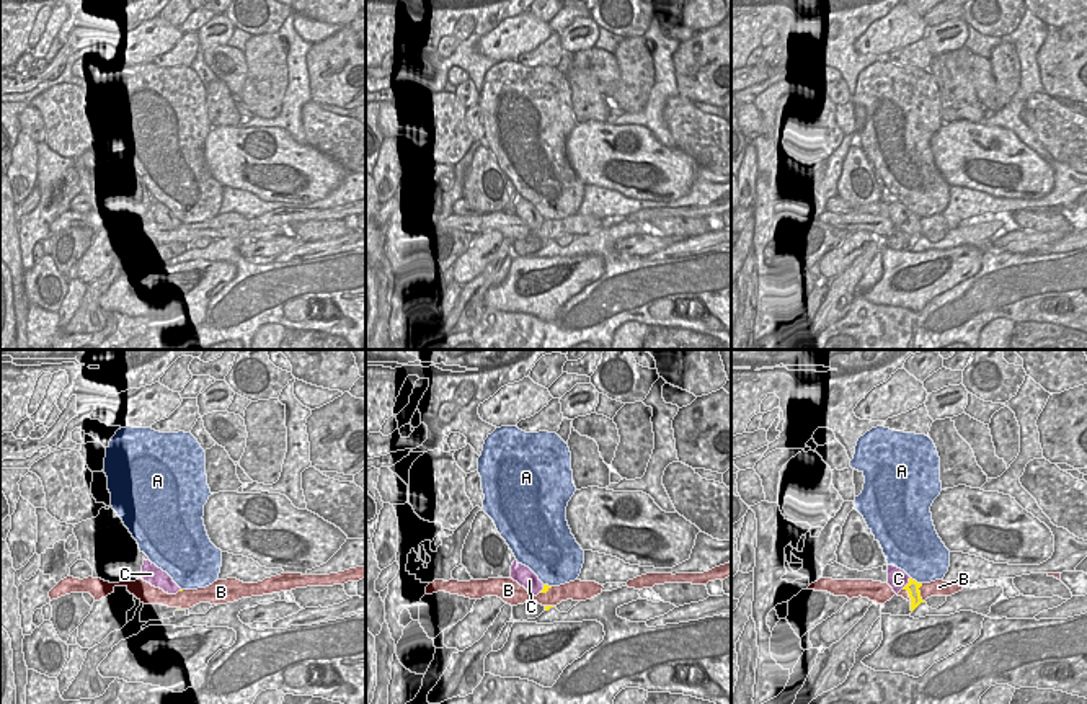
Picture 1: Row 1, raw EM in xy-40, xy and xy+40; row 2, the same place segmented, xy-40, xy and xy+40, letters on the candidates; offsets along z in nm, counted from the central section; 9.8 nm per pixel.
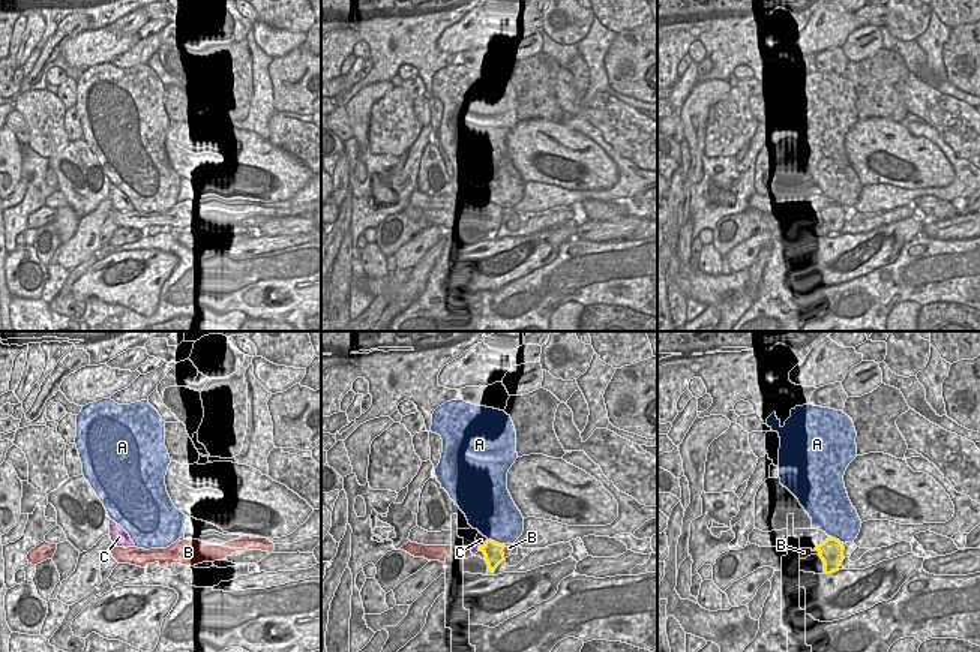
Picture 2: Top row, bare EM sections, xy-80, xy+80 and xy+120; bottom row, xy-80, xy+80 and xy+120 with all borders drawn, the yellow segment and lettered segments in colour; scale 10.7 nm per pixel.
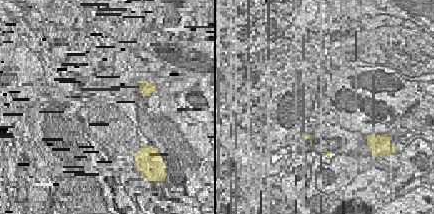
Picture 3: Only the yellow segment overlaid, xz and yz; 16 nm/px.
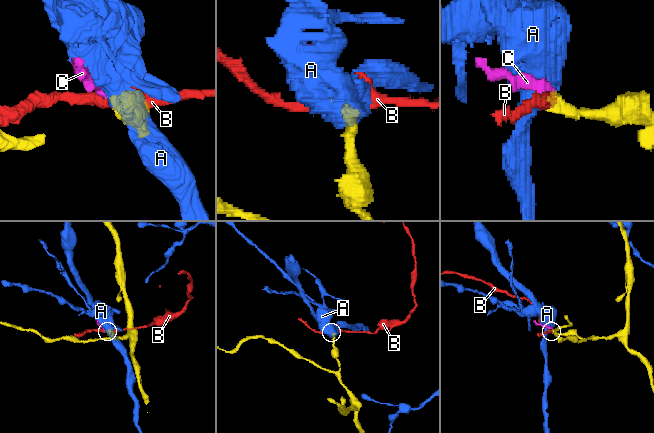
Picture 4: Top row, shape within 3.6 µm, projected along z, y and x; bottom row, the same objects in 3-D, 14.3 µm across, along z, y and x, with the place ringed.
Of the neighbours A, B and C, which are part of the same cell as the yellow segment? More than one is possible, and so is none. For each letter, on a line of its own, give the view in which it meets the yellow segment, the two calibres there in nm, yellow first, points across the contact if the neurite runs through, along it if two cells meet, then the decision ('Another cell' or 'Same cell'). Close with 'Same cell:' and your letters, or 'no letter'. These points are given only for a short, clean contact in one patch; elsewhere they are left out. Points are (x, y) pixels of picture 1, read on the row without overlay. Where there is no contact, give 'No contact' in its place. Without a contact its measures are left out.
A: Touches yellow in xy+40. Thickness 130 nm (yellow) against 480 nm. Boundary: xy+40 (911, 211), (921, 218). Another cell
B: Touches yellow in xy+40. Thickness 130 nm (yellow) against 160 nm. Boundary: xy+40 (922, 218), (919, 226), (924, 236). Another cell
C: Touches yellow in xy+40. Thickness 130 nm (yellow) against 200 nm. Same cell
Same cell: C.

